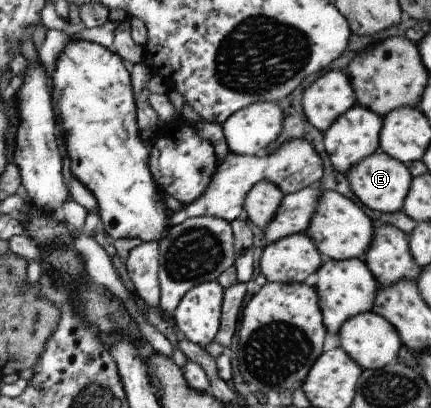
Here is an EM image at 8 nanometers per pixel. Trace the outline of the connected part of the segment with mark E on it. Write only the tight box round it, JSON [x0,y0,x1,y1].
[346,150,410,215]

